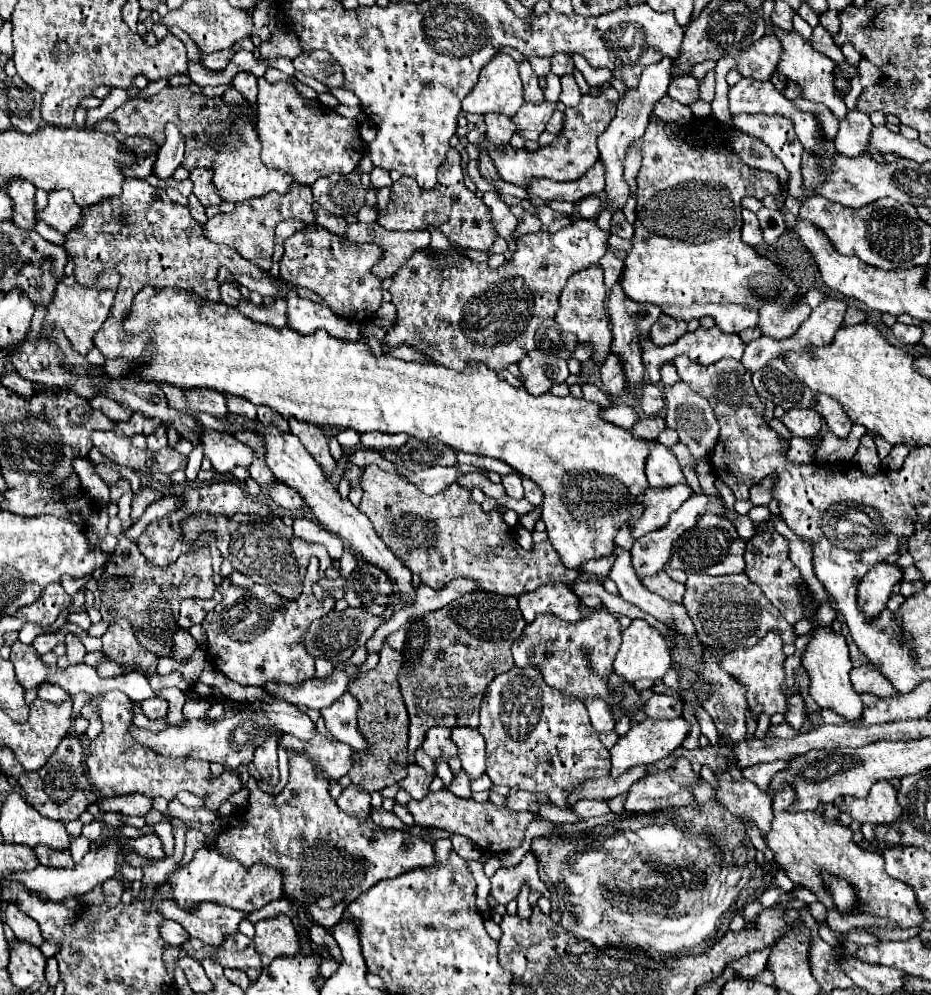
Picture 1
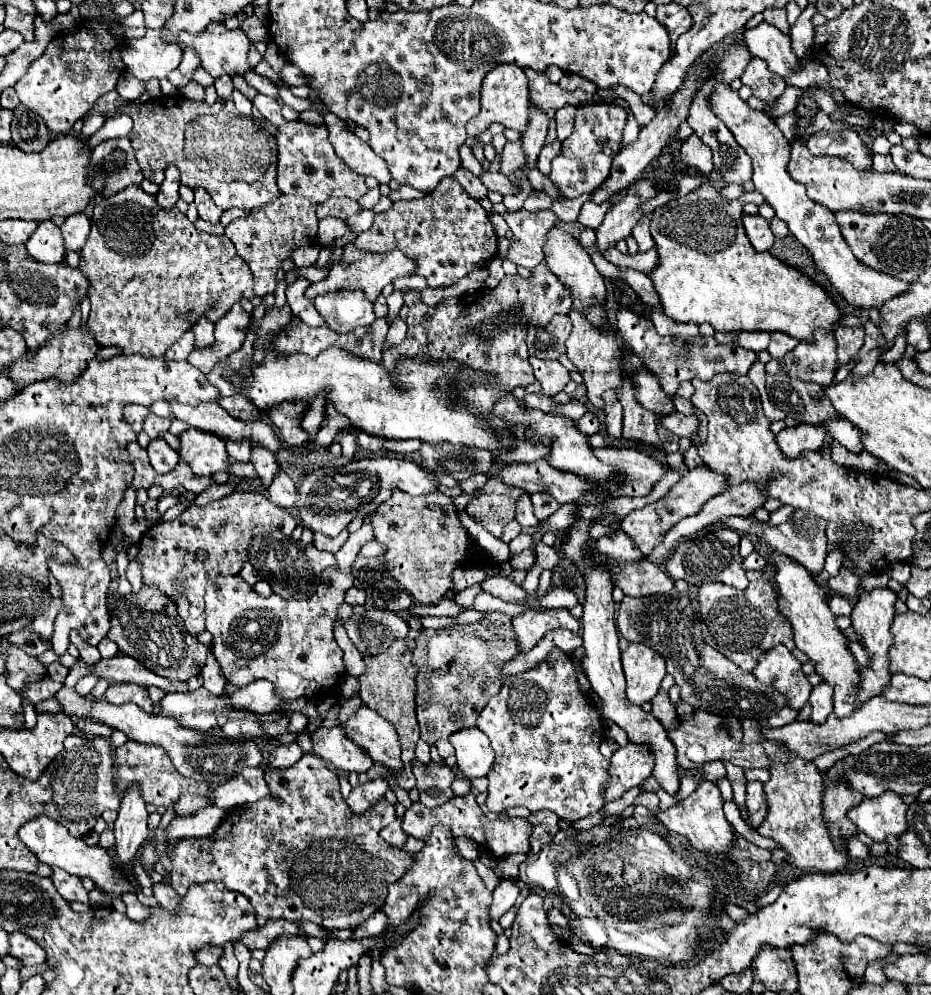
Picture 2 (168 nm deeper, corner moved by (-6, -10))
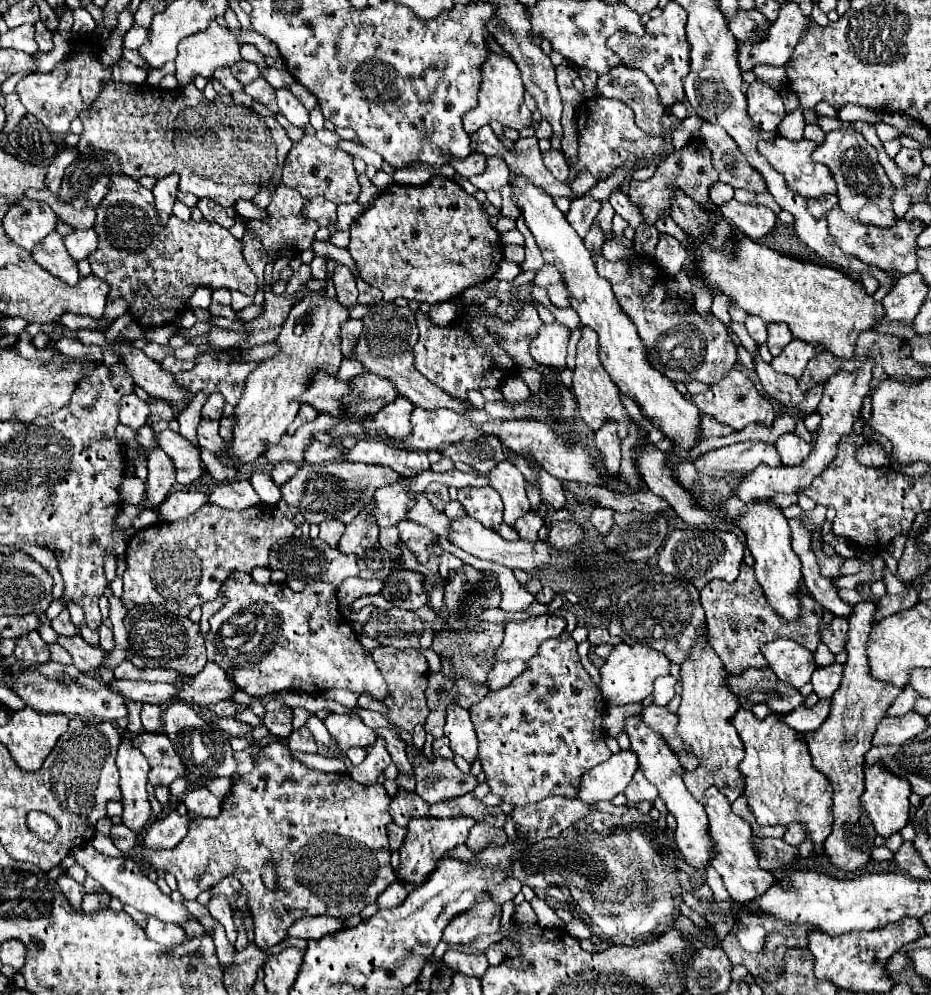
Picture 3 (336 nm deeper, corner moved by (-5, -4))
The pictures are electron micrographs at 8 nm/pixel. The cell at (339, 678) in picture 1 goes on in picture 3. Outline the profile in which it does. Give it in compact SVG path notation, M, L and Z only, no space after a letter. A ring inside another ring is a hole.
M210 661L200 673L192 677L184 675L184 683L178 683L174 687L178 691L176 697L192 707L214 705L222 699L232 699L232 693L238 689L238 685Z

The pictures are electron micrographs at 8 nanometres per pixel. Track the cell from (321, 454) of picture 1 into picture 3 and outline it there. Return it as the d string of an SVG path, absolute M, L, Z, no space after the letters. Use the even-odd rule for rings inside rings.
M343 358L337 377L342 381L347 381L365 372L367 372L367 370L358 361Z

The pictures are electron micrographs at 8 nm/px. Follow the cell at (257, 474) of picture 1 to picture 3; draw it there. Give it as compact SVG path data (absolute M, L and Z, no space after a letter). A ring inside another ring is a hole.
M202 421L198 425L198 443L200 443L200 447L204 447L216 455L224 453L226 443L218 435L218 421Z

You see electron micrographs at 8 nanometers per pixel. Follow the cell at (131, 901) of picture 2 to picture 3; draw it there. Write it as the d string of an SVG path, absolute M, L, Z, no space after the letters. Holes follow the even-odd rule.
M148 917L148 925L146 925L146 935L156 941L162 947L174 947L180 945L182 941L186 941L186 931L178 925L170 925L164 921L158 921L156 917Z

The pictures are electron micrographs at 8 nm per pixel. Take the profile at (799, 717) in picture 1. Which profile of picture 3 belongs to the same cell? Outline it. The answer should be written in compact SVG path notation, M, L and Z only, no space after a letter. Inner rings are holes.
M832 663L828 667L820 667L812 673L812 685L814 685L814 693L820 699L830 699L832 693L840 687L842 681L842 663Z

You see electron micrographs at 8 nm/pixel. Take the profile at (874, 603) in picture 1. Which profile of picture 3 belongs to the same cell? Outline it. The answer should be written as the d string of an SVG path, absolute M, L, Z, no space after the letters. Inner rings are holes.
M858 603L850 615L850 631L848 631L848 661L844 665L844 677L840 689L832 697L832 709L828 719L820 729L806 733L806 743L812 755L812 763L818 771L822 771L832 785L832 833L824 841L824 853L836 869L854 873L864 869L872 857L876 831L870 825L870 819L862 811L862 793L864 793L864 755L870 749L870 741L878 721L882 721L888 707L902 693L902 689L894 685L886 685L884 681L876 681L870 677L870 667L866 661L866 641L872 631L876 605L874 603Z

